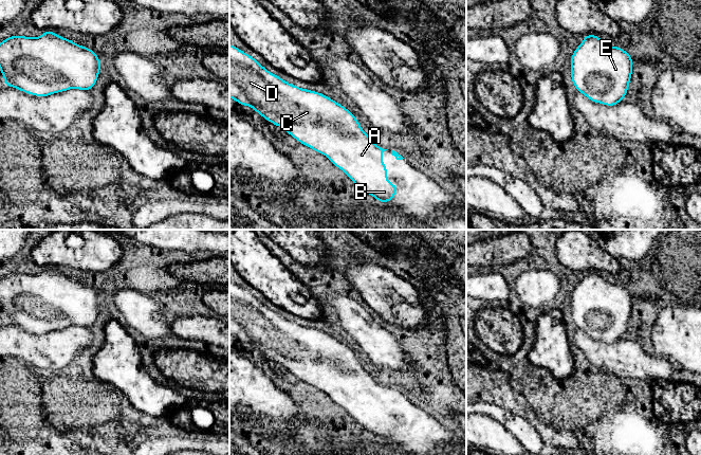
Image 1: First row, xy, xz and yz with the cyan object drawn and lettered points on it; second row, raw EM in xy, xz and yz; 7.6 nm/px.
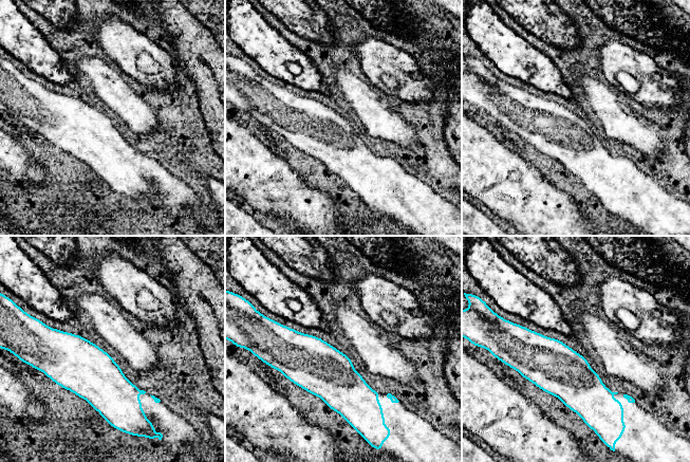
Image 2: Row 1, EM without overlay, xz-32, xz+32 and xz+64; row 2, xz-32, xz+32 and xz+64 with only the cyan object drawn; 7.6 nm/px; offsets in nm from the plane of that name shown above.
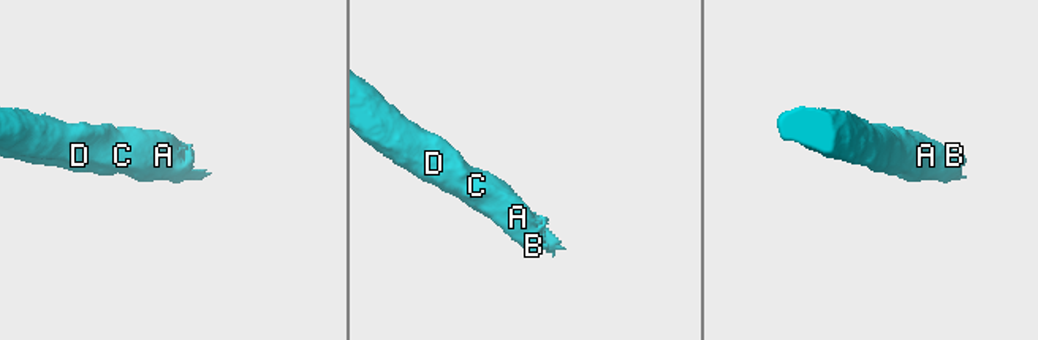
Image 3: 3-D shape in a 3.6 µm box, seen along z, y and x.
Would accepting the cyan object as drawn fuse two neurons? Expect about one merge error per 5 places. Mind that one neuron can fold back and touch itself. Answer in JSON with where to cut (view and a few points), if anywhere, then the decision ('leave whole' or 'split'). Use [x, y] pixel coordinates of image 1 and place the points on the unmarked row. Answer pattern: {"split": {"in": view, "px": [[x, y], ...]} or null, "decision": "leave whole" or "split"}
{"split": null, "decision": "leave whole"}

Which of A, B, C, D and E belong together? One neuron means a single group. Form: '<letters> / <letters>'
A B C D E

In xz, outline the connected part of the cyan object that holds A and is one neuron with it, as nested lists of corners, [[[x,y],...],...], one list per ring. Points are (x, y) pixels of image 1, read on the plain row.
[[[229,280],[229,334],[242,343],[252,344],[268,359],[283,365],[302,382],[326,393],[331,400],[343,407],[363,429],[373,433],[380,440],[390,439],[395,434],[398,422],[387,416],[387,403],[383,400],[384,386],[362,366],[355,352],[343,342],[327,332],[302,326],[289,321],[281,314],[271,310],[254,294]]]

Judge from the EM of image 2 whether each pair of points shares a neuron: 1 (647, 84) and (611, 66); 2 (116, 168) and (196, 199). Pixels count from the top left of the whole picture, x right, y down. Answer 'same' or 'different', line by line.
1: same
2: same

